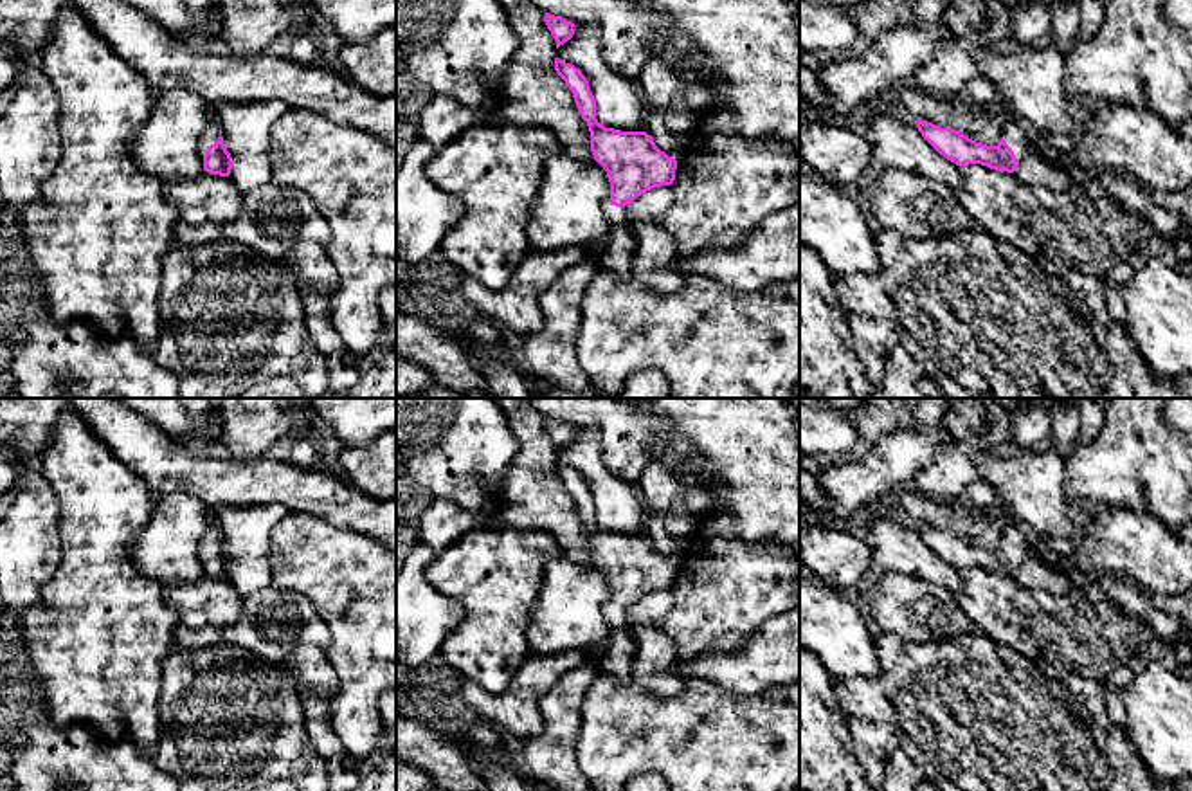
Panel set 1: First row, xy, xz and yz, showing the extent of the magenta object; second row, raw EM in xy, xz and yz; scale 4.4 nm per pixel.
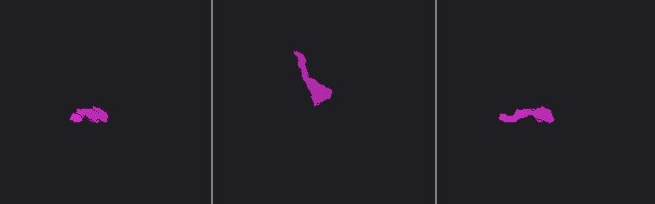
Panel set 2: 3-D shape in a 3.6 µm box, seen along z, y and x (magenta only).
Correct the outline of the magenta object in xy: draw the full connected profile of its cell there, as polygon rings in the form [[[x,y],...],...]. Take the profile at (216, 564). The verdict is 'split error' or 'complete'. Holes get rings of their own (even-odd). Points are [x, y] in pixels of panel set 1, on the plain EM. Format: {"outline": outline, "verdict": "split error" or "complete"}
{"outline": [[[211,521],[202,539],[203,550],[203,575],[211,578],[229,580],[234,569],[221,541],[221,528],[218,521]]], "verdict": "split error"}

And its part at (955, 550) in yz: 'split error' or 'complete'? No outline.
split error

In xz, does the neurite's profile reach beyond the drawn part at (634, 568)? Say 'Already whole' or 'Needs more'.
Needs more

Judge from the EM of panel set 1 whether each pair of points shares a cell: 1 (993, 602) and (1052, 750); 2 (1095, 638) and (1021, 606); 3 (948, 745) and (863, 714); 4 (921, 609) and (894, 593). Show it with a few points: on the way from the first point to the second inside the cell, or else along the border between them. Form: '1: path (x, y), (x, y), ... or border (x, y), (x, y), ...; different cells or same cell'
1: border (978, 629), (998, 644); different cells
2: path (1077, 645), (1061, 645), (1039, 624); same cell
3: path (926, 730), (912, 716), (884, 714); same cell
4: path (913, 609), (901, 600); same cell

